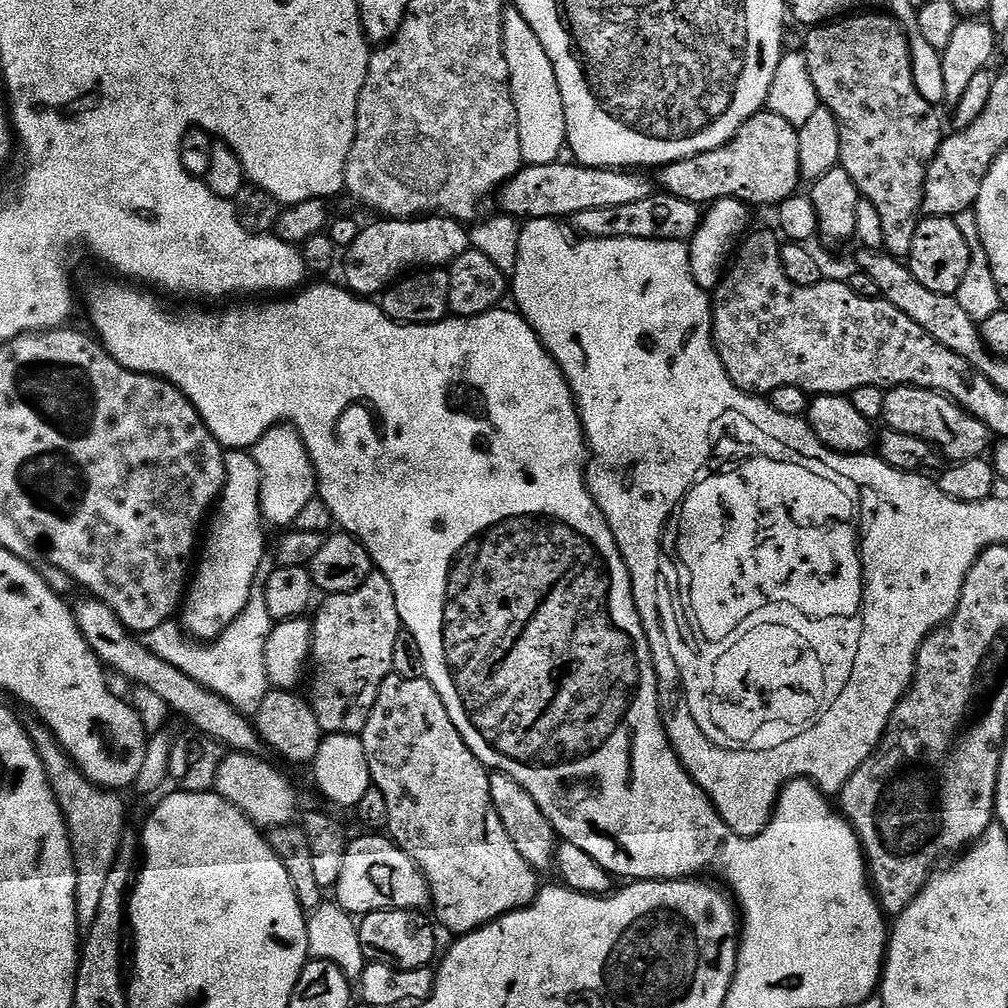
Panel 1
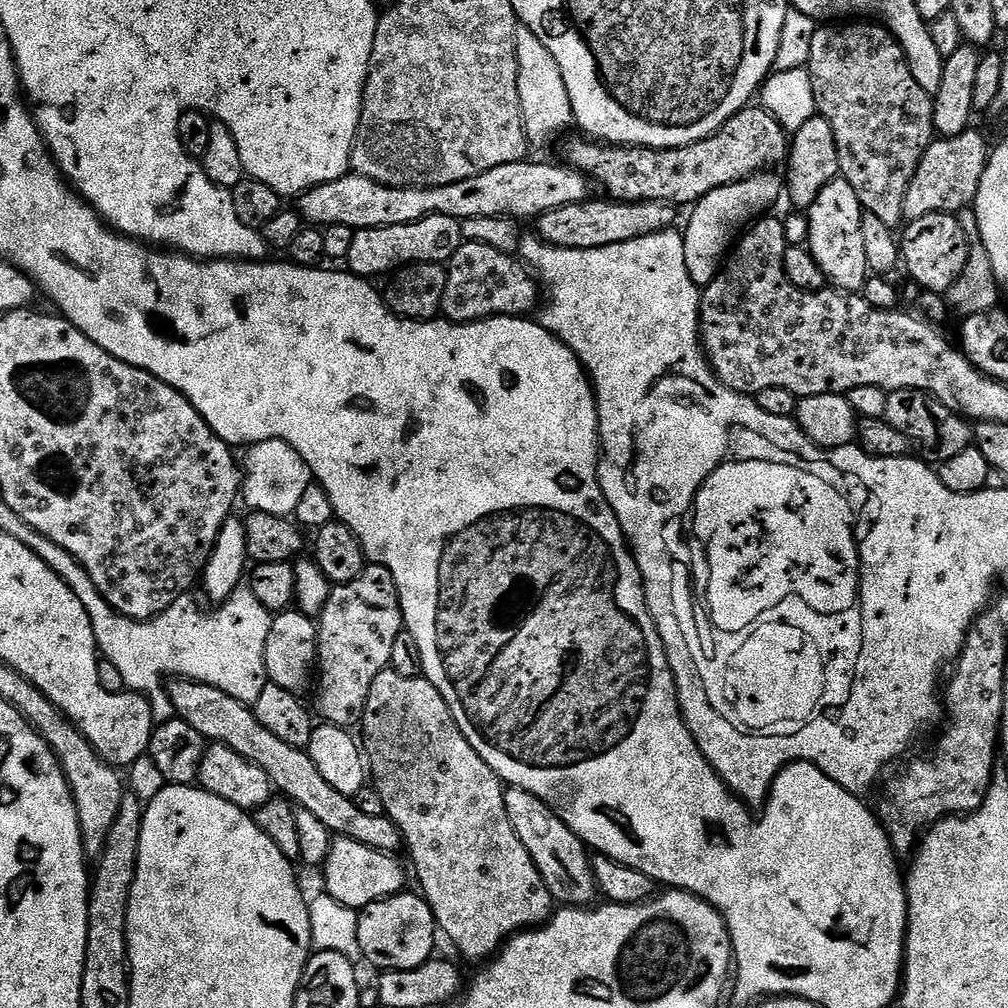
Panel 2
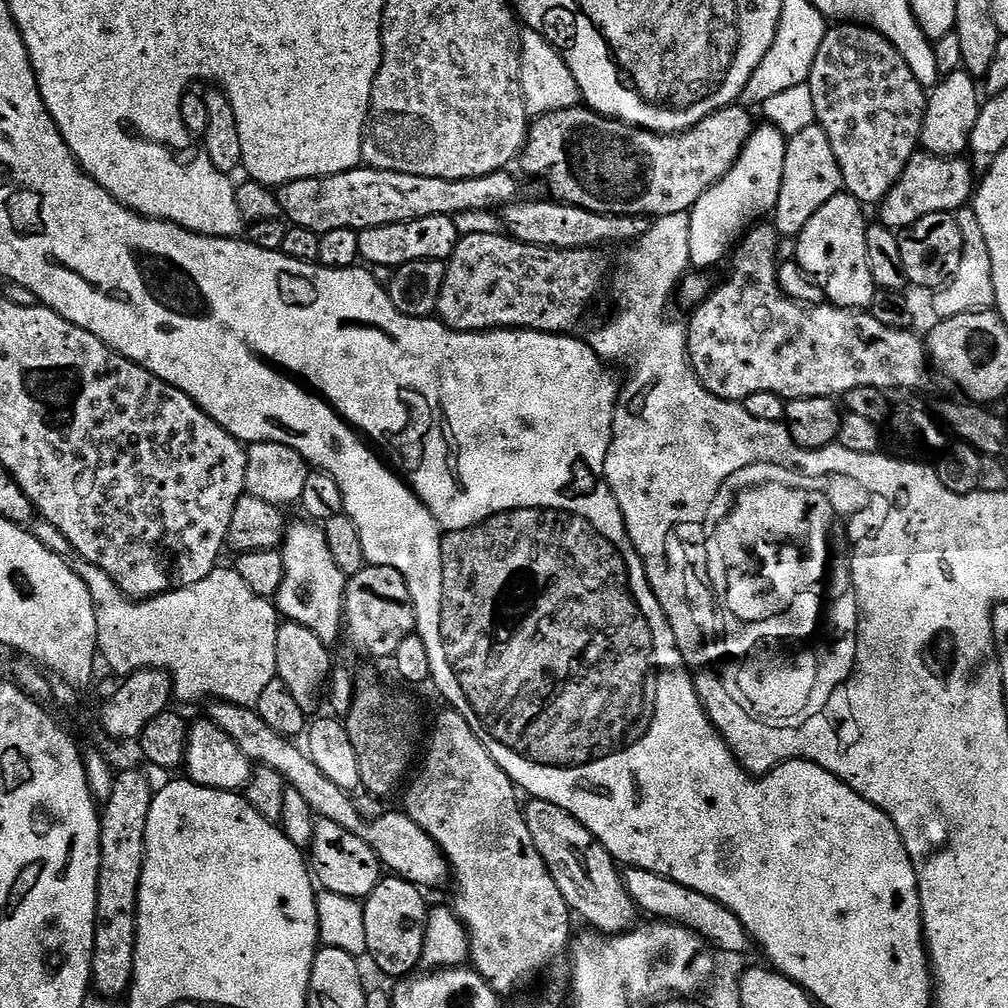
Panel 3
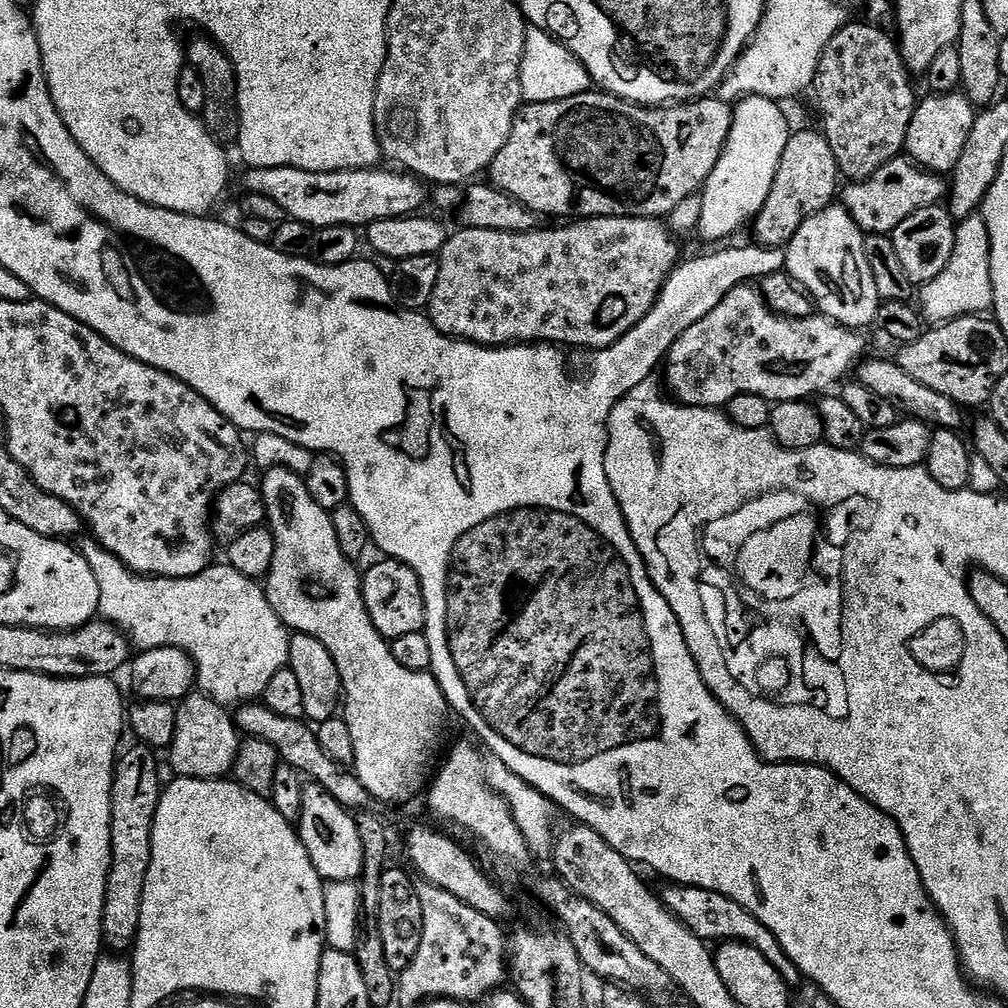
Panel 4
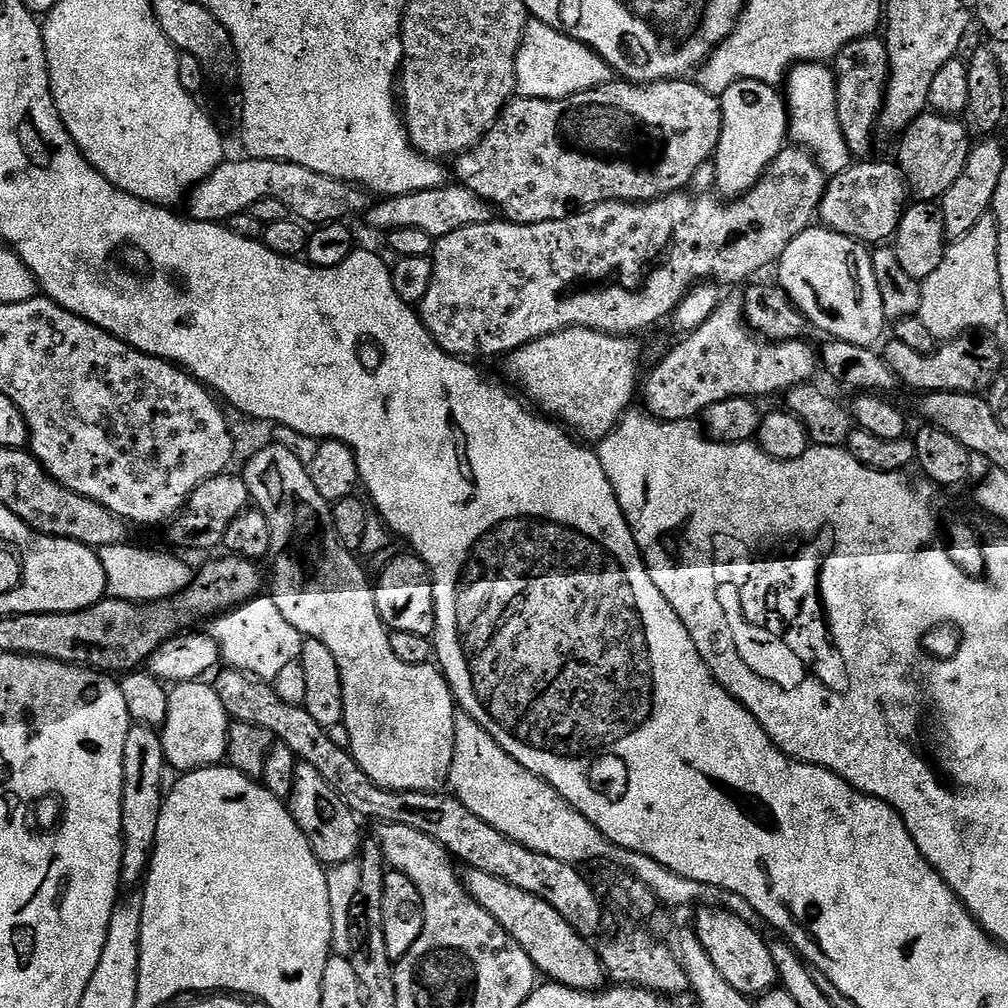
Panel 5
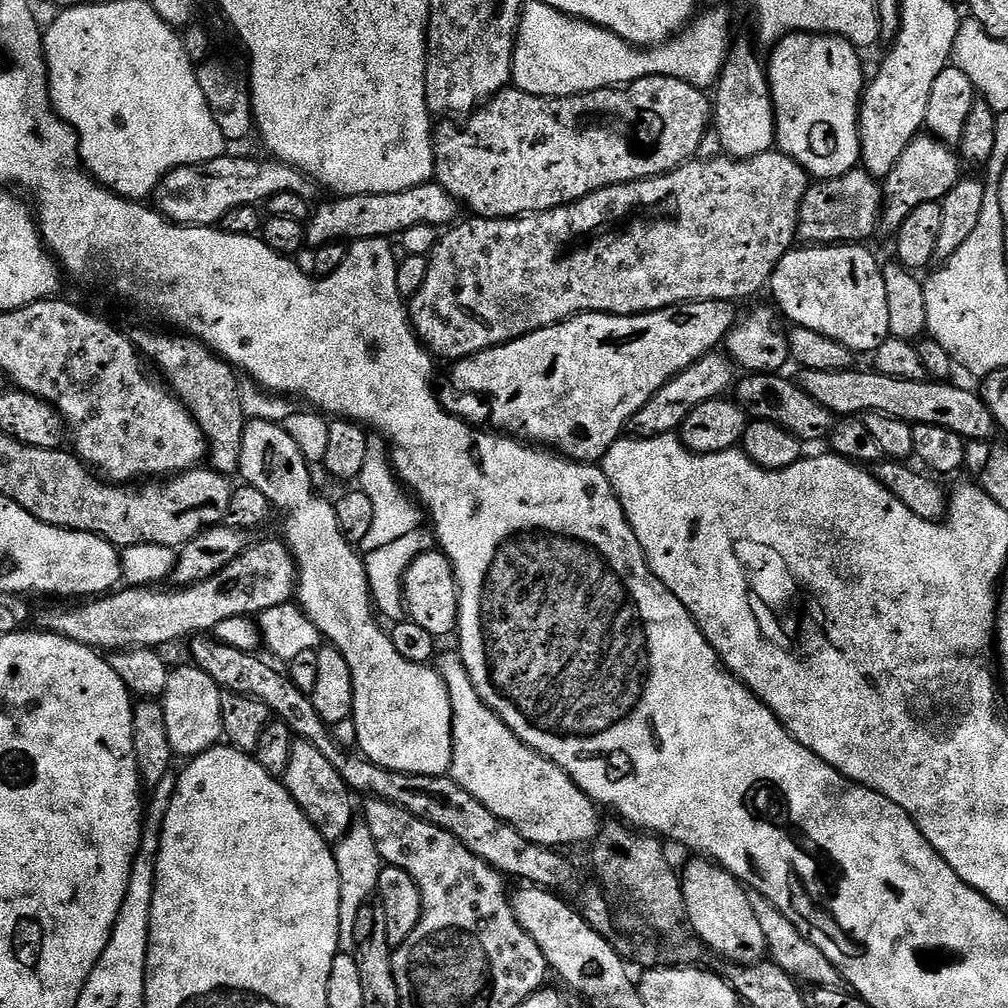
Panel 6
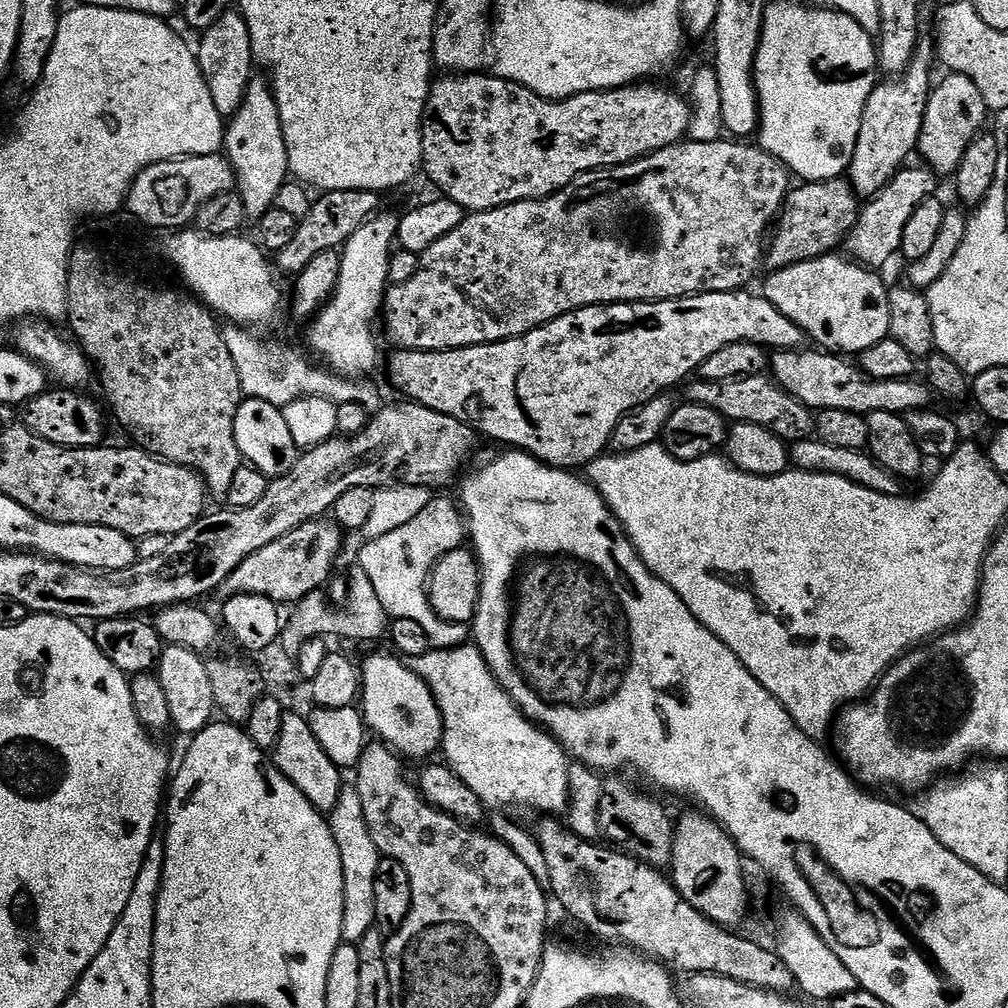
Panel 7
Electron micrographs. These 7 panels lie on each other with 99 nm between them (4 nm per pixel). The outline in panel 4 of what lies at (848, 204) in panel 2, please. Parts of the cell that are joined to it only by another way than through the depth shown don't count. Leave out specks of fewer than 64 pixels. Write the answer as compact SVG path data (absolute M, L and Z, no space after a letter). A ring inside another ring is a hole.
M829 206L806 218L806 222L798 226L798 234L794 234L794 238L786 246L786 271L815 300L819 315L827 316L835 324L857 330L867 329L867 324L875 325L882 303L878 289L874 286L874 274L870 274L870 262L866 262L864 237L865 233L861 232L854 218L850 218L843 206Z

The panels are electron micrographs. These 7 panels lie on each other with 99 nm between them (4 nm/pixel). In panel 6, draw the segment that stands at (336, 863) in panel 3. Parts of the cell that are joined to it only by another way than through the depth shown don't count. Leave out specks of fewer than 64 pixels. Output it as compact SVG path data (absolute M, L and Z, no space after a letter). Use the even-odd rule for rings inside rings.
M297 739L290 750L290 762L286 766L282 783L288 792L298 802L302 814L310 818L310 822L316 827L325 840L335 842L340 840L352 829L354 817L352 817L353 793L348 791L348 785L330 766L330 762L323 756L322 750L318 750L310 742Z

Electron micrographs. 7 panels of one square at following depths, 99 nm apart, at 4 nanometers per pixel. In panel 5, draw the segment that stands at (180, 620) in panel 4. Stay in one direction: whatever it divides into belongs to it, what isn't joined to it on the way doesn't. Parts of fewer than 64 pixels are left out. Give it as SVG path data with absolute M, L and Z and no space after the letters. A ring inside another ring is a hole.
M132 542L115 544L99 549L102 568L106 570L107 595L114 600L129 600L135 604L154 604L157 600L171 600L190 586L194 575L184 560L168 552L151 552L148 548L135 548ZM261 594L211 621L211 635L216 637L223 663L264 682L275 682L286 665L301 659L305 637L282 616L271 595Z

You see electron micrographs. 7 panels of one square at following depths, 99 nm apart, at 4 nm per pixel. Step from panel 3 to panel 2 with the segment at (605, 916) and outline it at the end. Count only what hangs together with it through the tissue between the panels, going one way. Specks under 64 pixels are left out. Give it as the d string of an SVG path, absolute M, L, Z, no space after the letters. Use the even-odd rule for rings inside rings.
M505 787L506 814L510 814L510 826L522 838L522 846L526 846L526 854L538 866L538 874L542 874L542 882L550 890L553 901L560 906L588 906L597 899L596 880L592 876L592 861L586 846L559 820L556 813L548 805L521 788Z

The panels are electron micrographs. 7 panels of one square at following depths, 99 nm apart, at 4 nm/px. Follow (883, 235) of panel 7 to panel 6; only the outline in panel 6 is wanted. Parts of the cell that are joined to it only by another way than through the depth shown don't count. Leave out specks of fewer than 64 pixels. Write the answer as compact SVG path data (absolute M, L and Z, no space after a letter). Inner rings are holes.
M931 134L915 136L906 146L902 158L890 170L888 176L882 180L882 211L880 213L879 227L894 234L910 218L910 214L923 204L935 204L943 200L950 190L962 179L962 161L955 151L944 141Z

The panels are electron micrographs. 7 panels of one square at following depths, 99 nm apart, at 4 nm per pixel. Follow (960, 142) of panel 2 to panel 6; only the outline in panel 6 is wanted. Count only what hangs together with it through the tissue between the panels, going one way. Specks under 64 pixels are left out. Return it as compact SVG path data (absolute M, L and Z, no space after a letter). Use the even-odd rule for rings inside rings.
M853 170L838 178L809 183L800 207L796 235L805 245L827 246L868 242L878 232L882 211L882 188L877 177L863 170Z

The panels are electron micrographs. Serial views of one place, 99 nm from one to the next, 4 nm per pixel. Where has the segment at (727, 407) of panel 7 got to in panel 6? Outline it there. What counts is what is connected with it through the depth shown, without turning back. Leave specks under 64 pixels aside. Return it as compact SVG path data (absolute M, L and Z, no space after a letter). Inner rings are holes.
M784 374L741 375L734 388L735 399L752 420L774 422L802 442L827 441L832 433L834 413L826 410L822 402L814 402L814 398L810 398L810 394L806 394L806 390L801 388L795 379L787 380L786 377Z

